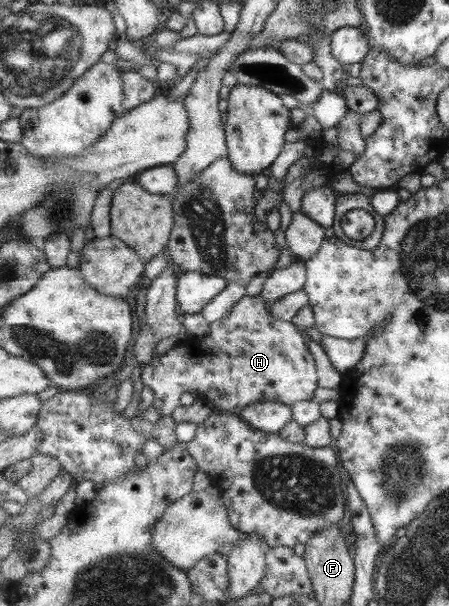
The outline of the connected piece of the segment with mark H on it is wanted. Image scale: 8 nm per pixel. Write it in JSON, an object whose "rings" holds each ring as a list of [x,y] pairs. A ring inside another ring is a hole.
{"rings":[[[260,295],[245,296],[228,316],[211,323],[210,332],[202,340],[187,336],[164,355],[155,357],[149,365],[142,367],[139,386],[148,386],[153,391],[153,408],[161,416],[171,417],[175,408],[182,408],[181,397],[186,392],[201,392],[211,409],[215,407],[239,415],[258,402],[293,405],[301,400],[313,399],[318,386],[318,365],[307,347],[306,336],[301,335],[292,321],[276,320],[272,316],[271,306]]]}

